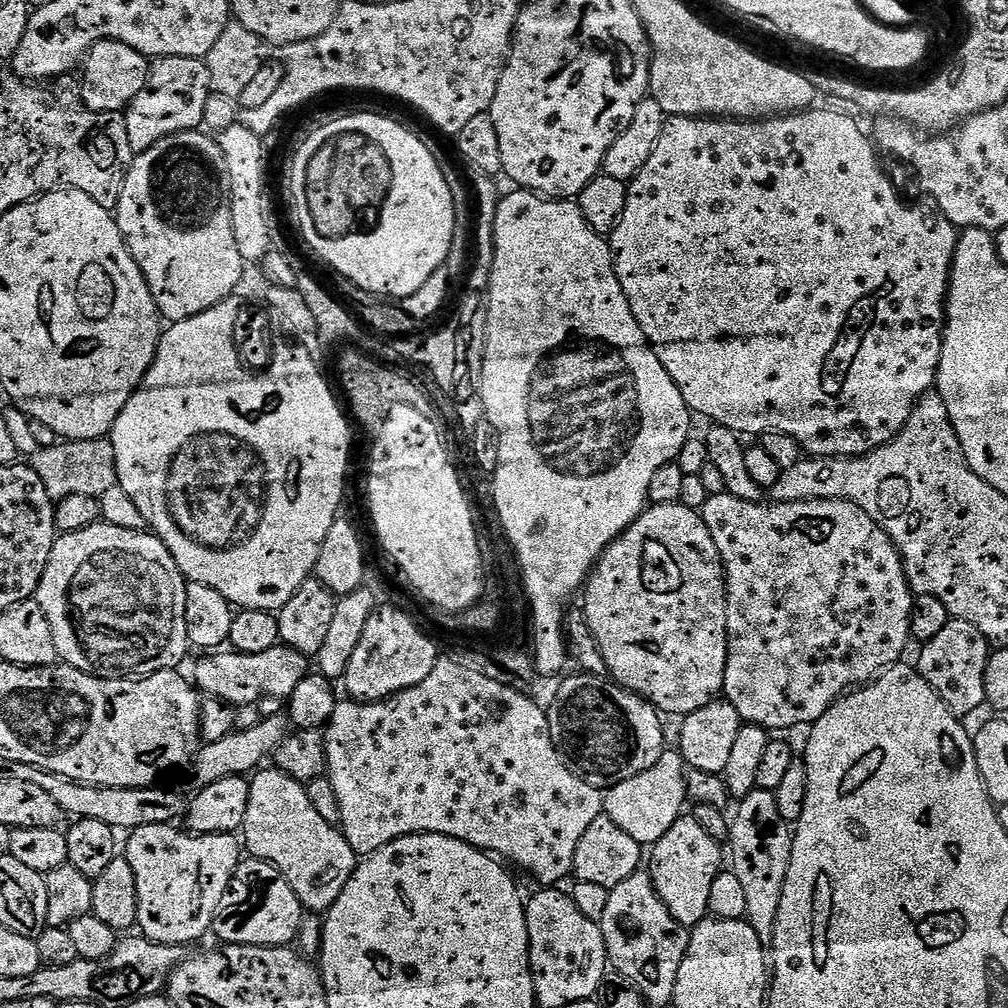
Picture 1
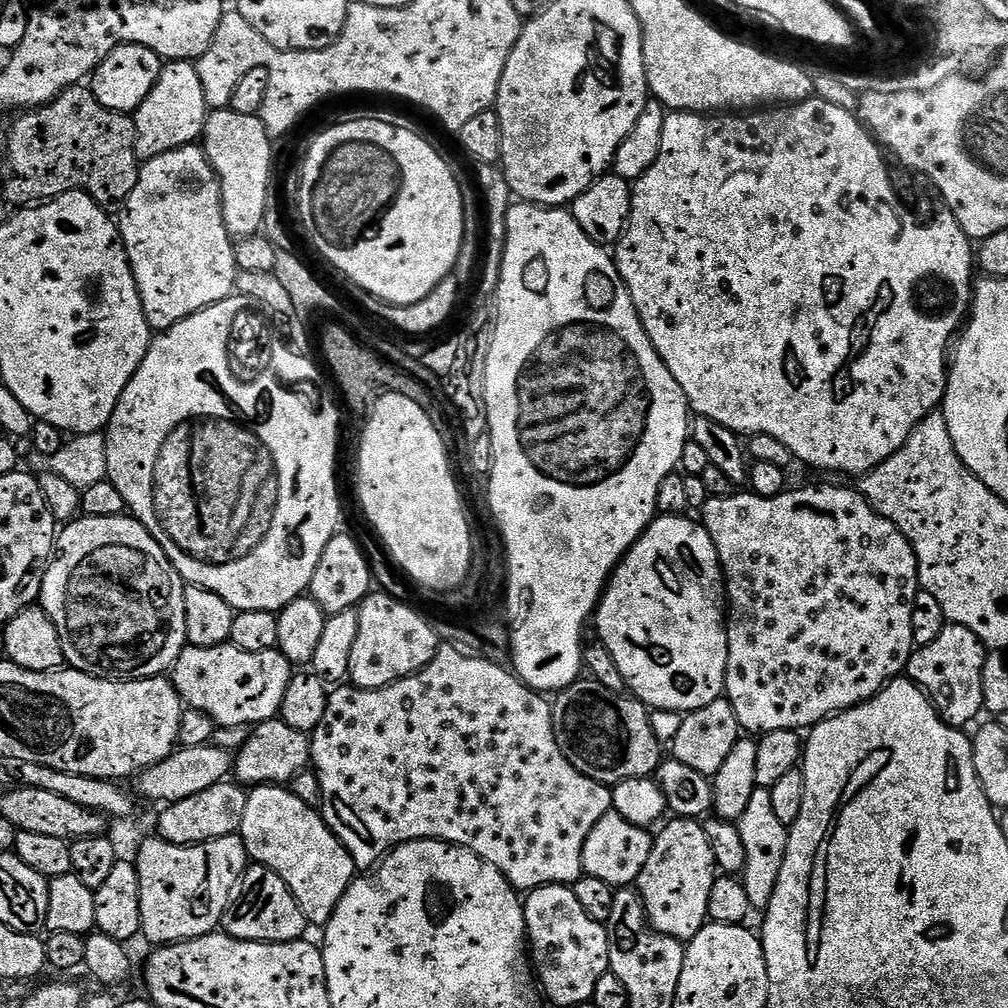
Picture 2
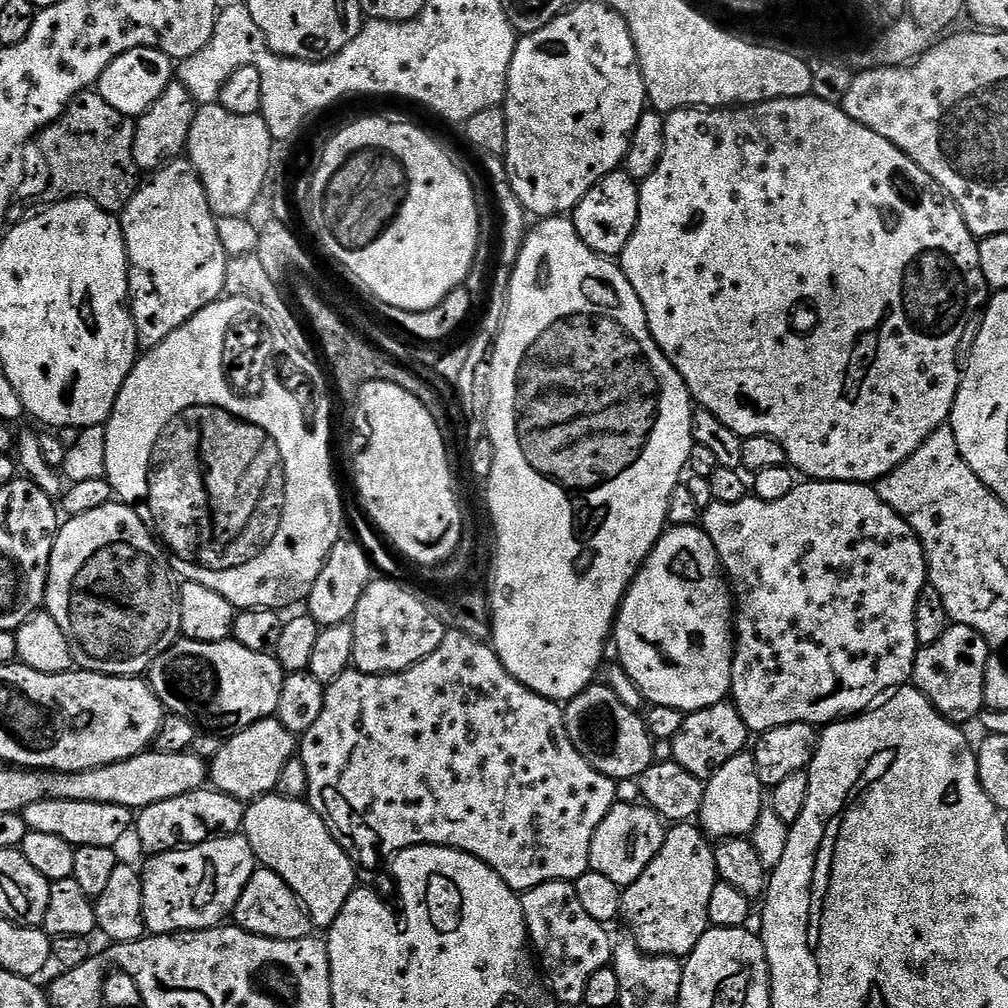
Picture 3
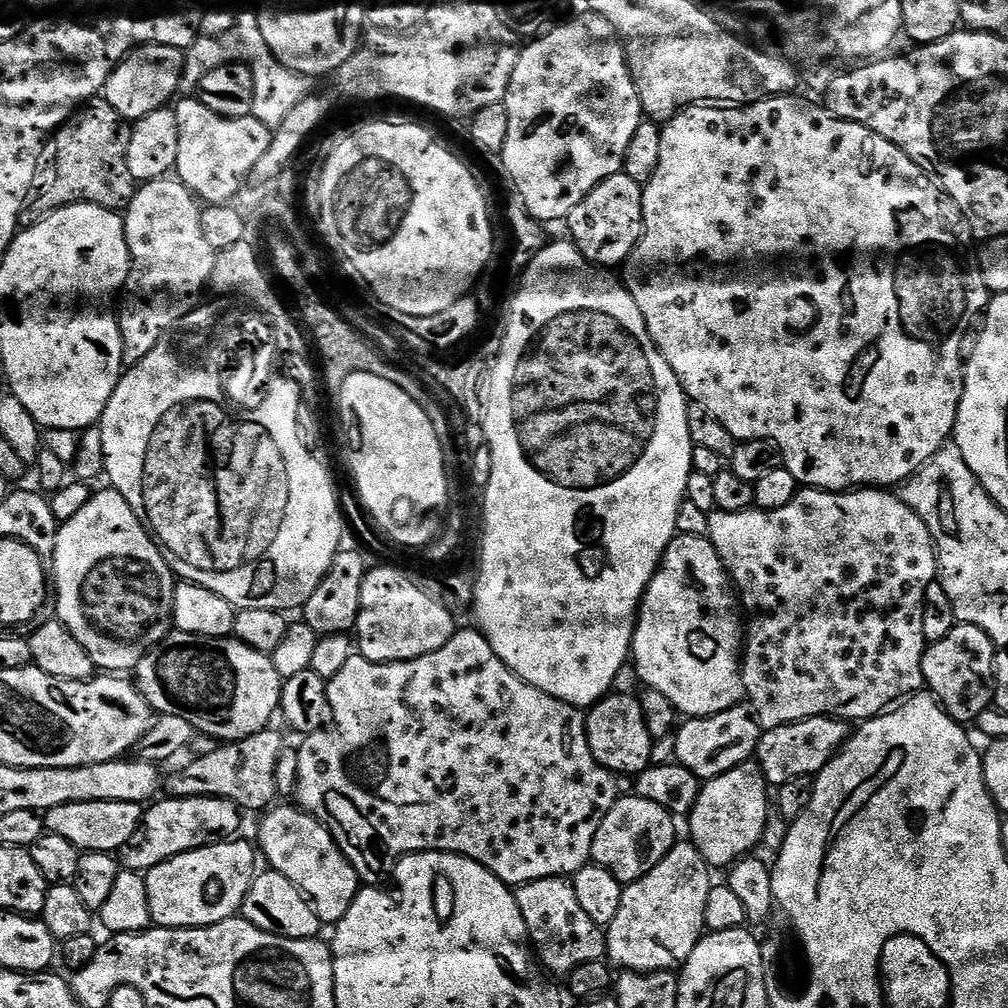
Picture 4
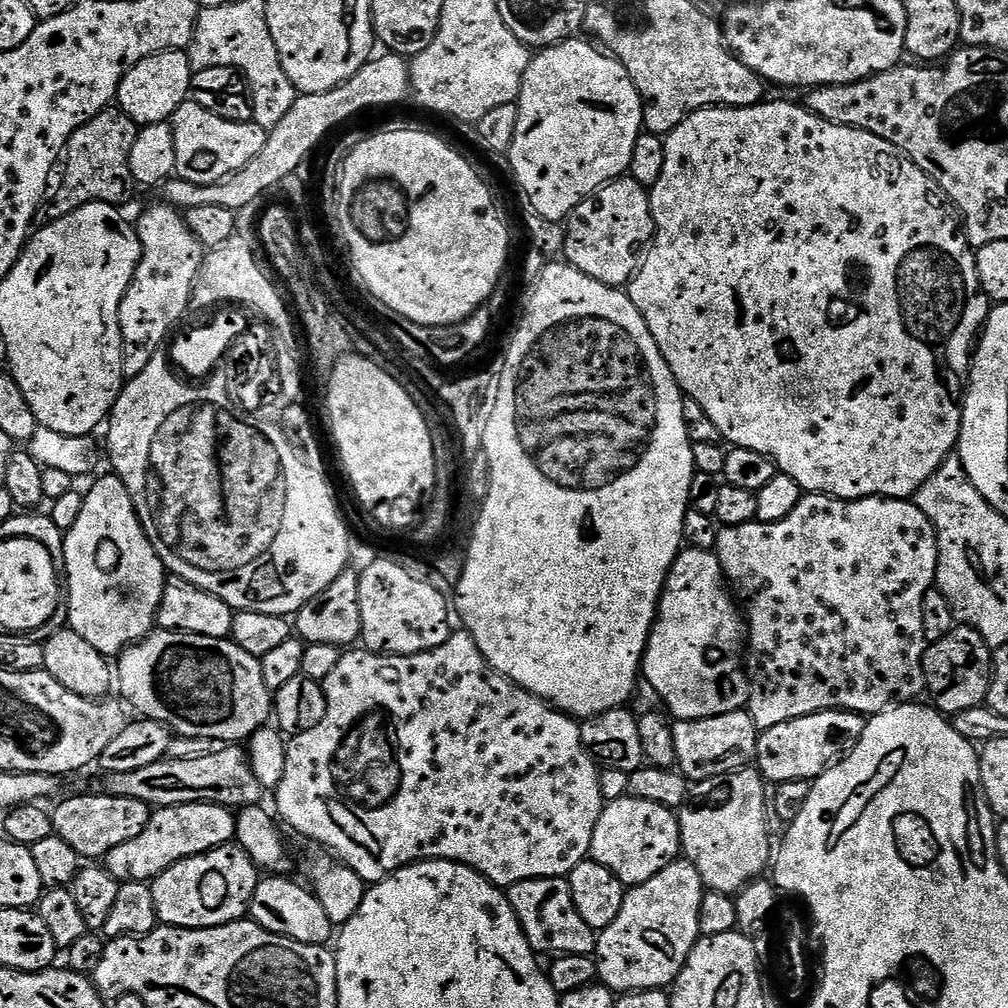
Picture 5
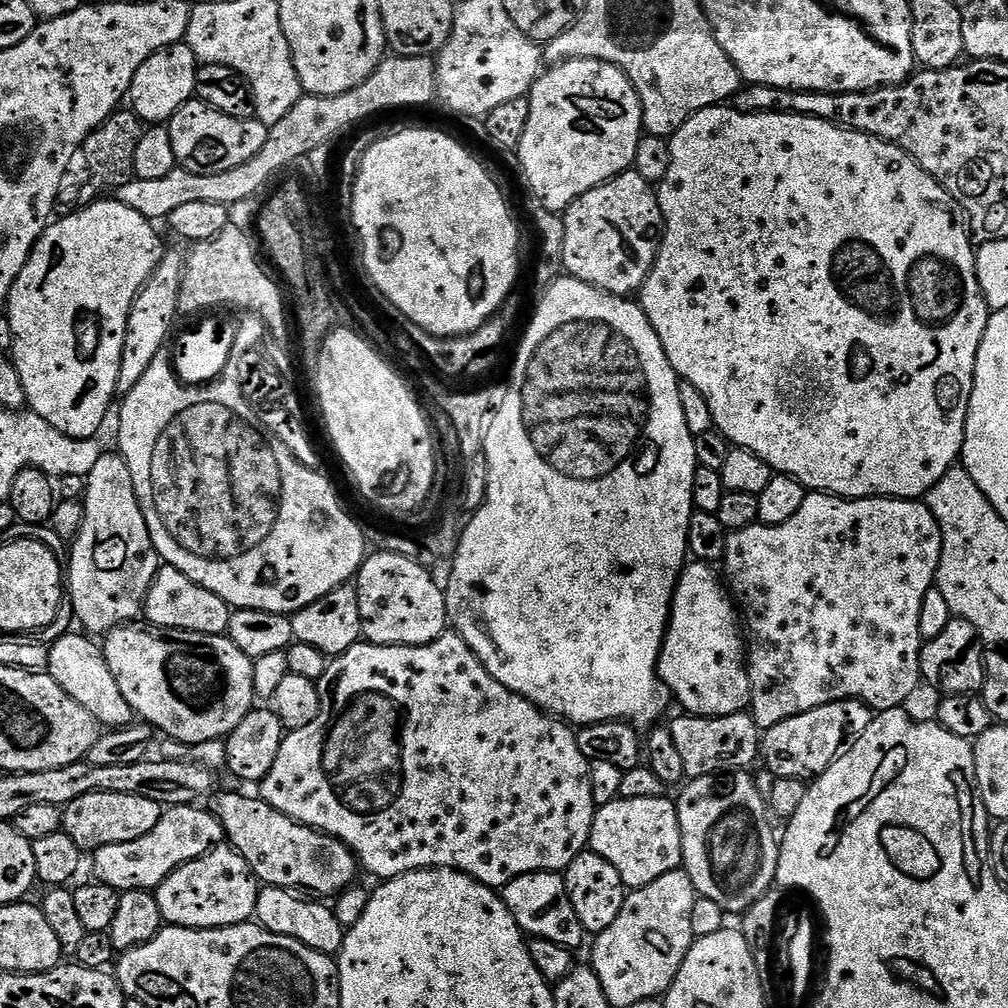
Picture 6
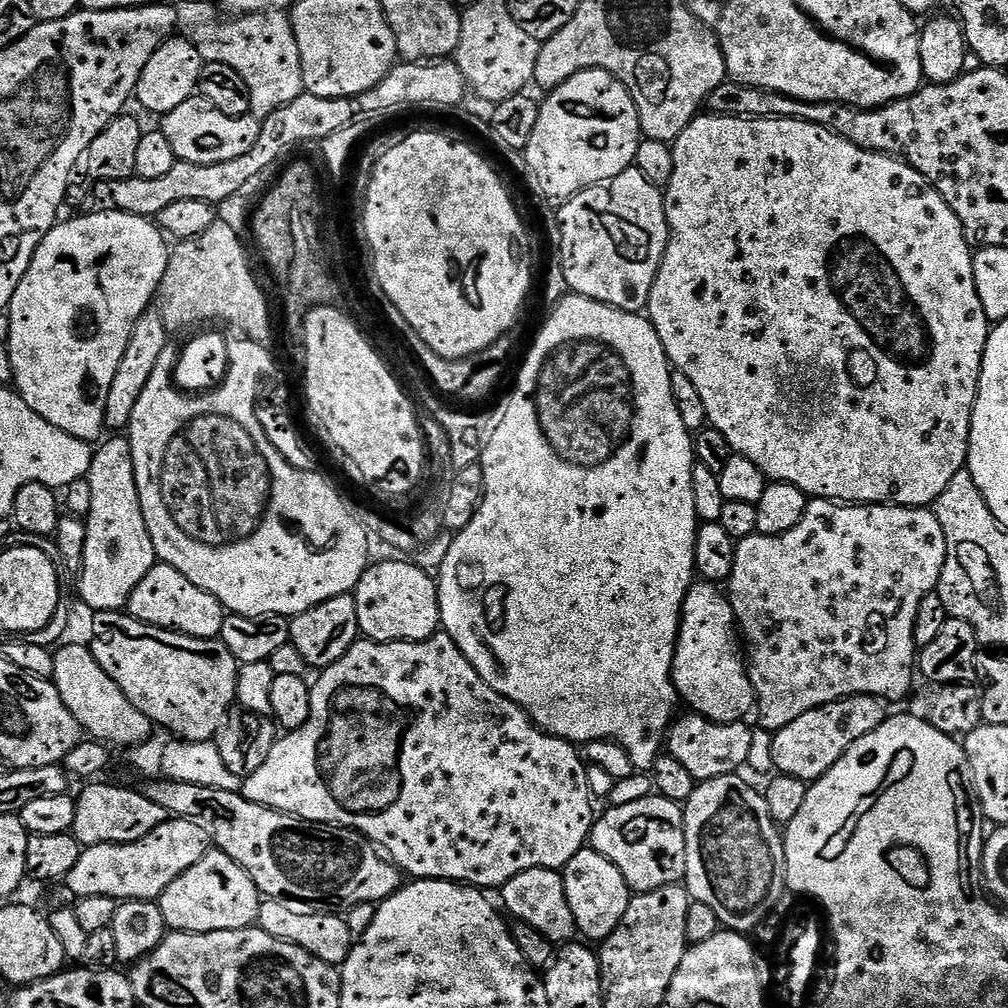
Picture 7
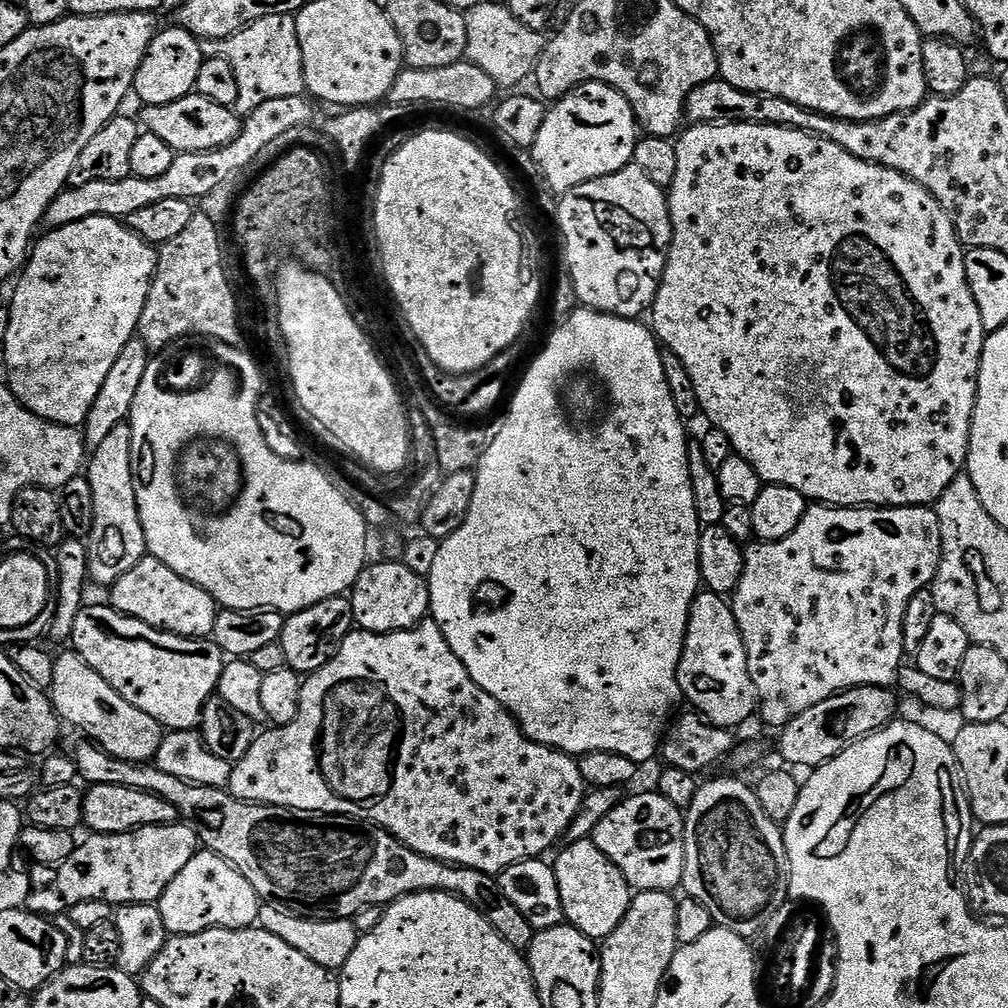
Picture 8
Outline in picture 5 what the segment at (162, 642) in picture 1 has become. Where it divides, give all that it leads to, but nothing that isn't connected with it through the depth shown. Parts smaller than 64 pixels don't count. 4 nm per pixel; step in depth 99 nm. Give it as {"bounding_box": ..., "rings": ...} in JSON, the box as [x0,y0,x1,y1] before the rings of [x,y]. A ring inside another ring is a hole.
{"bounding_box":[62,474,166,658],"rings":[[[107,474],[101,480],[93,479],[91,481],[92,489],[83,493],[84,505],[81,508],[81,513],[78,514],[78,520],[74,522],[71,529],[66,532],[63,537],[64,540],[64,566],[62,568],[65,572],[68,571],[68,586],[66,582],[66,608],[68,604],[68,620],[66,620],[67,627],[71,628],[73,632],[77,632],[82,638],[86,638],[86,642],[90,642],[90,646],[94,646],[94,650],[98,650],[103,656],[109,658],[119,657],[120,653],[126,648],[131,648],[132,645],[143,640],[149,632],[157,627],[156,615],[160,609],[162,602],[162,594],[164,593],[164,585],[166,583],[166,569],[160,556],[154,550],[154,546],[150,542],[150,538],[144,532],[143,526],[140,524],[140,519],[136,513],[134,502],[130,498],[130,490],[126,490],[126,486],[120,481],[120,477],[115,474]]]}

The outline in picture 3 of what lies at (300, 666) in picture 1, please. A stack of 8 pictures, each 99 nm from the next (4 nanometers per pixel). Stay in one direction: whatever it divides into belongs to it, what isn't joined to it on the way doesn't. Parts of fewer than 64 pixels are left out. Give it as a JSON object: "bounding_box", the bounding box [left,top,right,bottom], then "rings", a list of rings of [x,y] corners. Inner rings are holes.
{"bounding_box":[150,638,285,734],"rings":[[[181,638],[152,663],[150,687],[169,713],[189,717],[201,729],[231,734],[246,730],[254,722],[276,716],[285,675],[275,655],[246,650],[246,646],[237,640],[229,638],[222,642],[198,642]]]}

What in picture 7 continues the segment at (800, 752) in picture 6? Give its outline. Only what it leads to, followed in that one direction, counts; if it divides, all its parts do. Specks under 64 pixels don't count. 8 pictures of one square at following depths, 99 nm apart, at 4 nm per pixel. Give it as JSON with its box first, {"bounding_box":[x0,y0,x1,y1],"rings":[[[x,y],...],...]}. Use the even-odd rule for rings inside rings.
{"bounding_box":[772,696,886,782],"rings":[[[847,696],[841,700],[830,702],[826,706],[818,706],[802,718],[794,718],[790,726],[775,729],[772,740],[772,764],[775,771],[782,776],[793,776],[805,782],[815,782],[826,775],[866,734],[878,730],[878,726],[886,719],[885,701],[875,696]]]}

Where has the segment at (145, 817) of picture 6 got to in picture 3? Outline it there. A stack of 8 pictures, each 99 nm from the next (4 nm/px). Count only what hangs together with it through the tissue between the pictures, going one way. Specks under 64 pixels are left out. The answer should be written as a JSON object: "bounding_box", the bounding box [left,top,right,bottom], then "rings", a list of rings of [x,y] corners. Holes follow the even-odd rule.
{"bounding_box":[23,800,134,848],"rings":[[[43,800],[34,802],[23,813],[29,832],[38,834],[54,834],[58,838],[66,838],[76,848],[82,846],[106,846],[116,848],[124,835],[134,828],[133,809],[126,806],[114,806],[102,802],[78,802],[77,800]]]}

